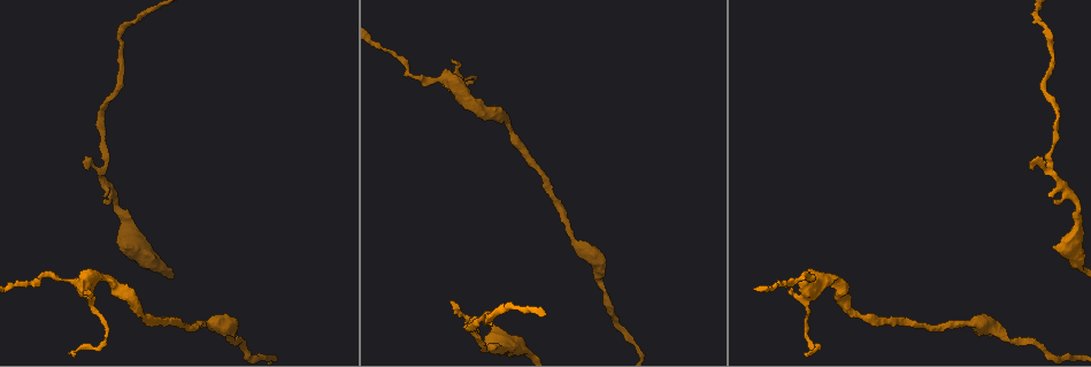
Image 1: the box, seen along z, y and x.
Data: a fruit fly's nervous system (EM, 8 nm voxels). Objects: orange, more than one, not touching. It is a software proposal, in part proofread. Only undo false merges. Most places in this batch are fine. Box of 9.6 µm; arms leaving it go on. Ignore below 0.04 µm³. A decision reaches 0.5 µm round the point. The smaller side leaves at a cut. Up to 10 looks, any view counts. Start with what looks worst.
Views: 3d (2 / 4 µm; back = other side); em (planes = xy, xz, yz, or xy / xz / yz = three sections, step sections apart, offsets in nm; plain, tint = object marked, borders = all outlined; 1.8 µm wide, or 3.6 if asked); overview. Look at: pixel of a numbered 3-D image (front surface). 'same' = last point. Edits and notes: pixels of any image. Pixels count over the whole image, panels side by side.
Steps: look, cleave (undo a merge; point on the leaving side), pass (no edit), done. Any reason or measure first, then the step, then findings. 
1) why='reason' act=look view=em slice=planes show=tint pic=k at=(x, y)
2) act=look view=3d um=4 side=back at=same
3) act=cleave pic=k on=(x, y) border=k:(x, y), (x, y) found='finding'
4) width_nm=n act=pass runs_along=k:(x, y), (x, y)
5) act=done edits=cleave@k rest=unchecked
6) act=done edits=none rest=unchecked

why='arms part here' act=look view=3d um=2 pic=1 at=(452, 80)

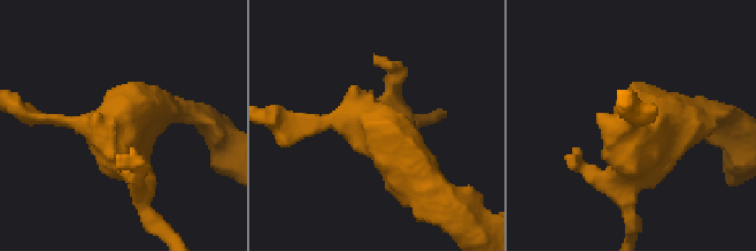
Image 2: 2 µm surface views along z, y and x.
why='need the tissue' act=look view=em slice=xz step=4 show=tint pic=2 at=(113, 129)

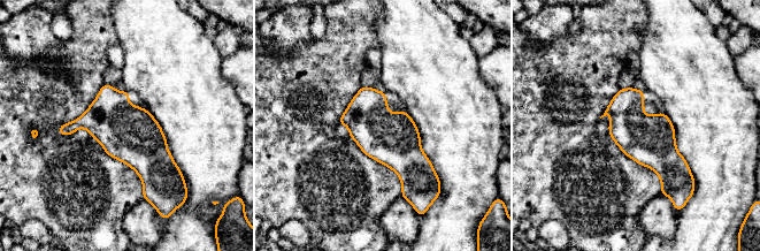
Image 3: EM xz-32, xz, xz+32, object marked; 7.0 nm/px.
act=look view=em slice=planes show=tint at=same

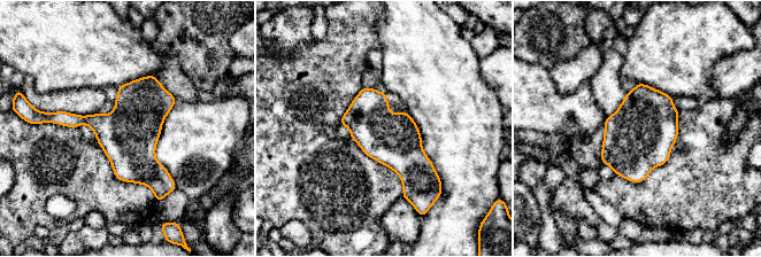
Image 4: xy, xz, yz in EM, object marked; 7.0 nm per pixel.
width_nm=360 act=pass found='all the same cell'

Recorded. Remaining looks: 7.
why='thick turns thin' act=look view=3d um=2 pic=1 at=(127, 219)

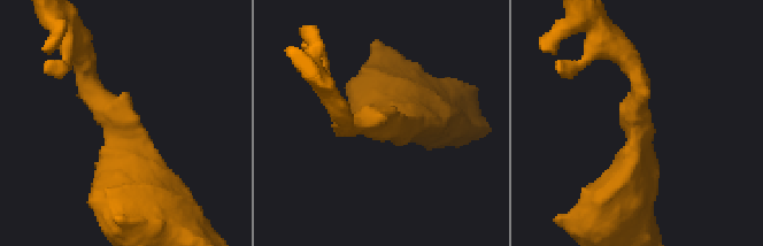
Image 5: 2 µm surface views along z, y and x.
why='now the EM' act=look view=em slice=planes show=borders pic=5 at=(118, 122)

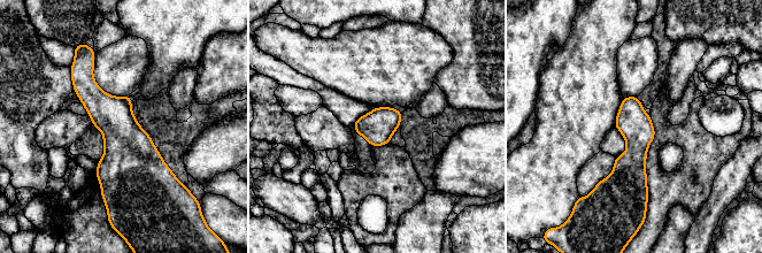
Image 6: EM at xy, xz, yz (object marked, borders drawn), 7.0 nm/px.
arm_widths_nm=170,500 act=pass found='one cell here'

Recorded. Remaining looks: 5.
act=look view=em slice=planes show=tint pic=1 at=(572, 238)

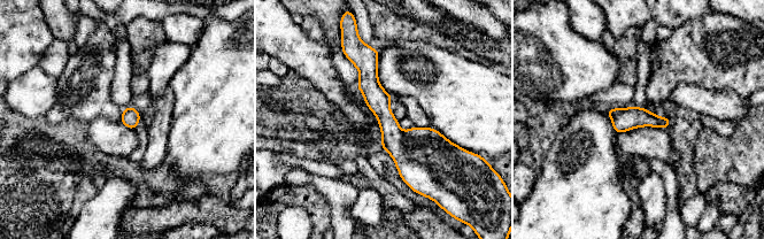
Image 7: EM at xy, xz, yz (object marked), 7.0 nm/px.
width_nm=130 act=pass runs_along=7:(371, 52), (410, 183) found='all the same cell'

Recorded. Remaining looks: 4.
why='thick turns thin' act=look view=em slice=planes show=tint pic=1 at=(861, 315)

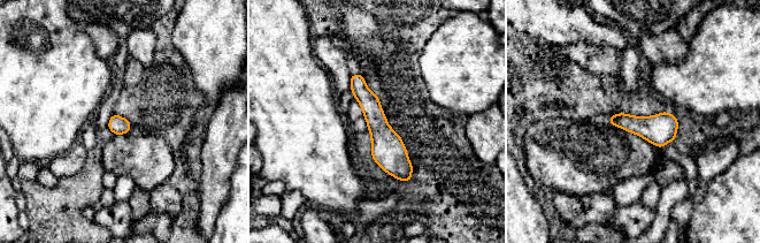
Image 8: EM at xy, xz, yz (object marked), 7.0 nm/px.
width_nm=130 act=pass runs_along=8:(354, 76), (388, 151), (408, 177) found='continuous, no second cell'

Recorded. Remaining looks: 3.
act=done edits=none rest=unchecked

